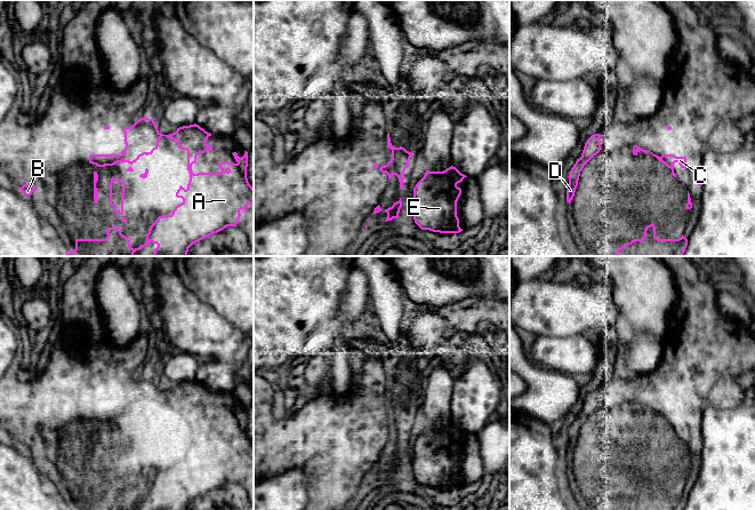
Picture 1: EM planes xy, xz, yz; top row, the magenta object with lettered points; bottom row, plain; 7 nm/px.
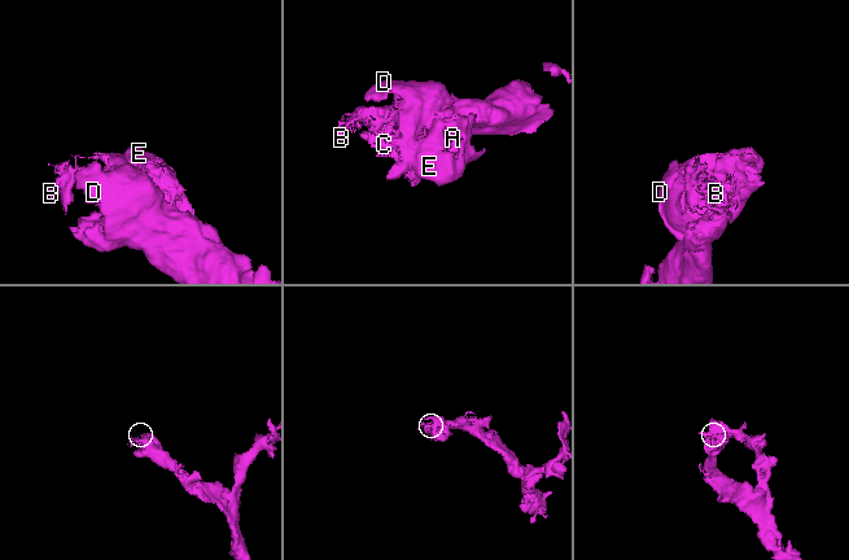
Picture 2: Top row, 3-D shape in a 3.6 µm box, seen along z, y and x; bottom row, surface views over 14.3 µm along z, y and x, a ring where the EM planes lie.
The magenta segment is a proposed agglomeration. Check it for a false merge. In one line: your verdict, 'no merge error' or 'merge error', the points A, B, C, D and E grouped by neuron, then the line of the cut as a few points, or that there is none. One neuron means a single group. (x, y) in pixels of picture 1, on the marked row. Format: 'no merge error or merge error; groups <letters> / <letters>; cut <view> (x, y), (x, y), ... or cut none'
no merge error; groups A B C D E; cut none

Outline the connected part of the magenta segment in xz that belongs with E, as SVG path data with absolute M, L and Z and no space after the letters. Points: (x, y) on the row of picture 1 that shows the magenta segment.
M451 166L443 172L426 170L413 188L411 205L415 223L421 230L440 233L459 233L457 201L461 194L458 183L467 177Z

